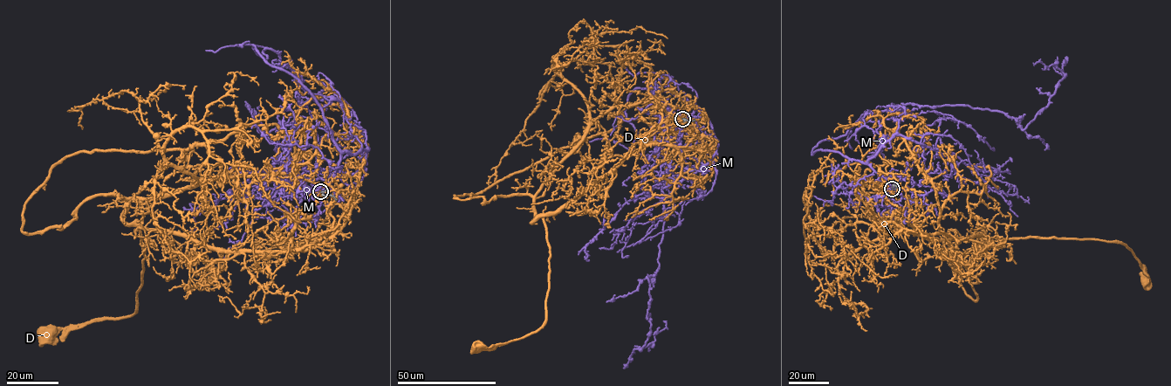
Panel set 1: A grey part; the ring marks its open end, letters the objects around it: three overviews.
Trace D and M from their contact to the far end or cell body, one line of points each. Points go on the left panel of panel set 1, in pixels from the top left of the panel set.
D: (320, 192), (318, 183), (273, 173), (129, 198), (122, 220), (136, 220), (145, 257), (135, 313), (47, 334)
M: (320, 191), (340, 155), (366, 148), (366, 131), (332, 90), (297, 79), (273, 181), (268, 136), (297, 119)

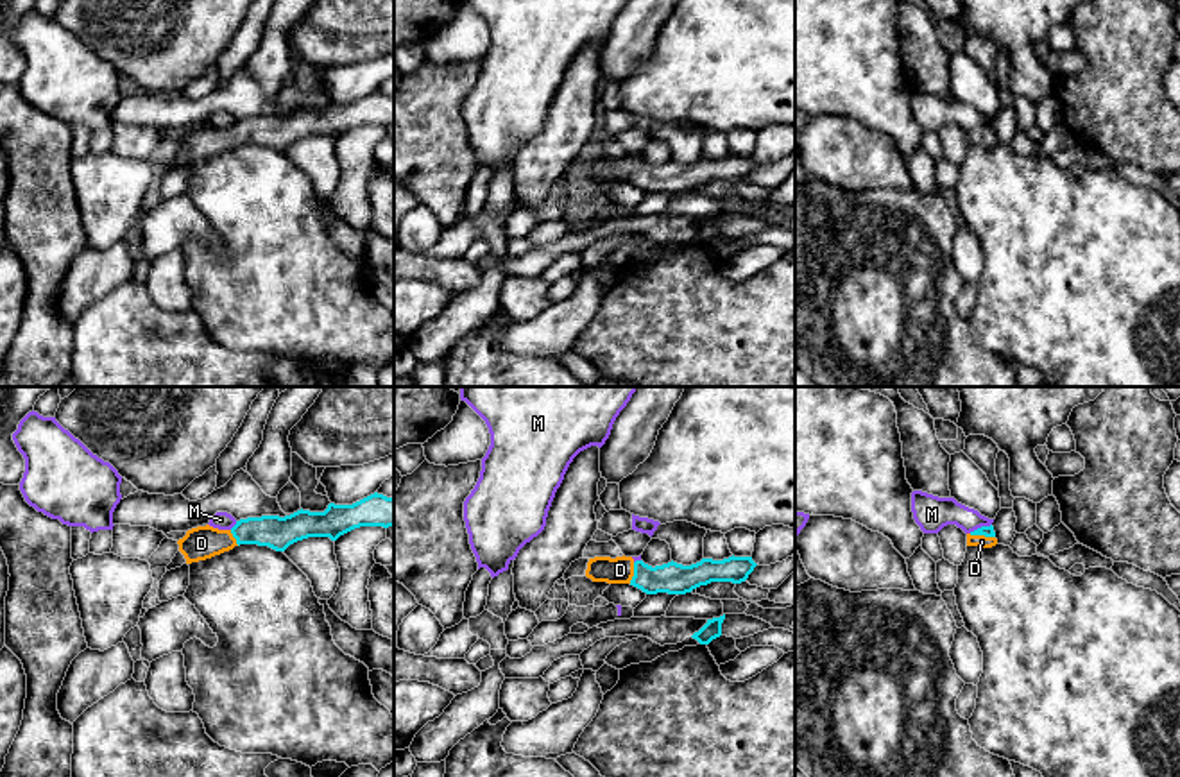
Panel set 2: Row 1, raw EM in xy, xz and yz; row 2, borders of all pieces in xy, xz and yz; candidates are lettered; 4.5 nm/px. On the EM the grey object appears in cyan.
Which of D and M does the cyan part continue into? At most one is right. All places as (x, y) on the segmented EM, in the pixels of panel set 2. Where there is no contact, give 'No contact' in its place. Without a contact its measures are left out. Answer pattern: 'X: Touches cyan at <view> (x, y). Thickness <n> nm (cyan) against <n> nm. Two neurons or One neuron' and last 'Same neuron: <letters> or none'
D: Touches cyan at yz (982, 534). Thickness 50 nm (cyan) against 50 nm. One neuron
M: Touches cyan at yz (980, 529). Thickness 50 nm (cyan) against 160 nm. Two neurons
Same neuron: D

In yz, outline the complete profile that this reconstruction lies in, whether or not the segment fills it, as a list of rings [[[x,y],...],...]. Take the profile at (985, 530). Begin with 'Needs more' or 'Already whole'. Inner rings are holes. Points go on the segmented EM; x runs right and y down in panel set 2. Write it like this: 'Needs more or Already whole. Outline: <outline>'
Needs more. Outline: [[[981,526],[967,534],[967,546],[992,548],[997,544],[994,526]]]

